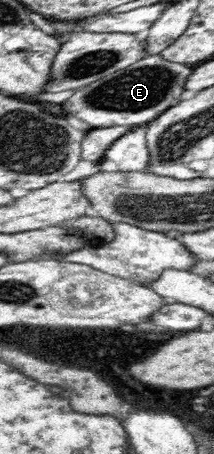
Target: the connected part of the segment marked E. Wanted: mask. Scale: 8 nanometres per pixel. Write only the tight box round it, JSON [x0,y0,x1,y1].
[61,55,192,128]

